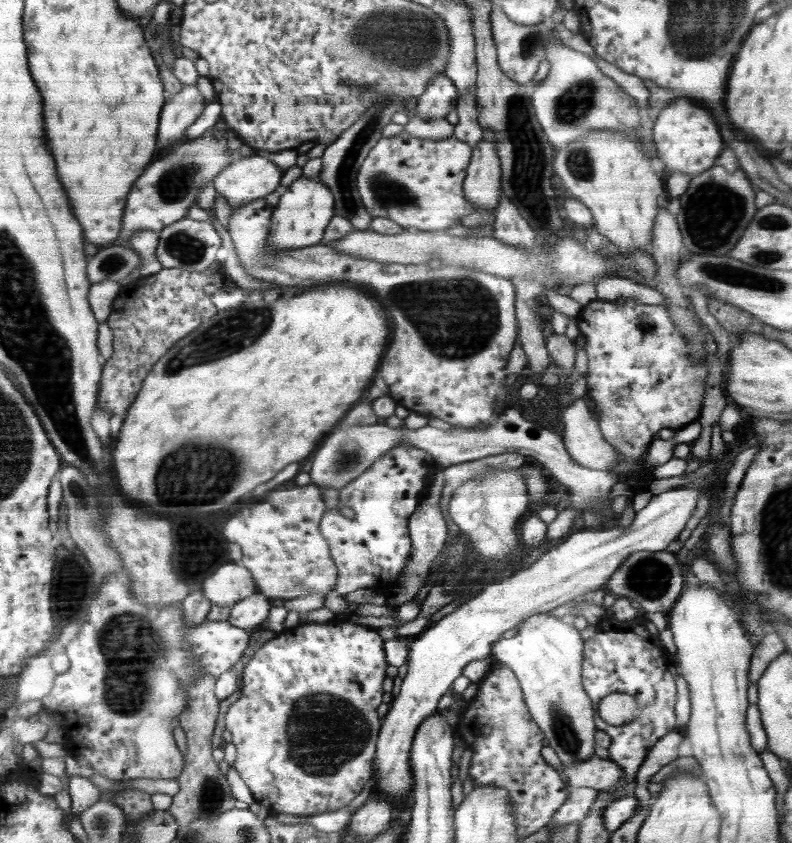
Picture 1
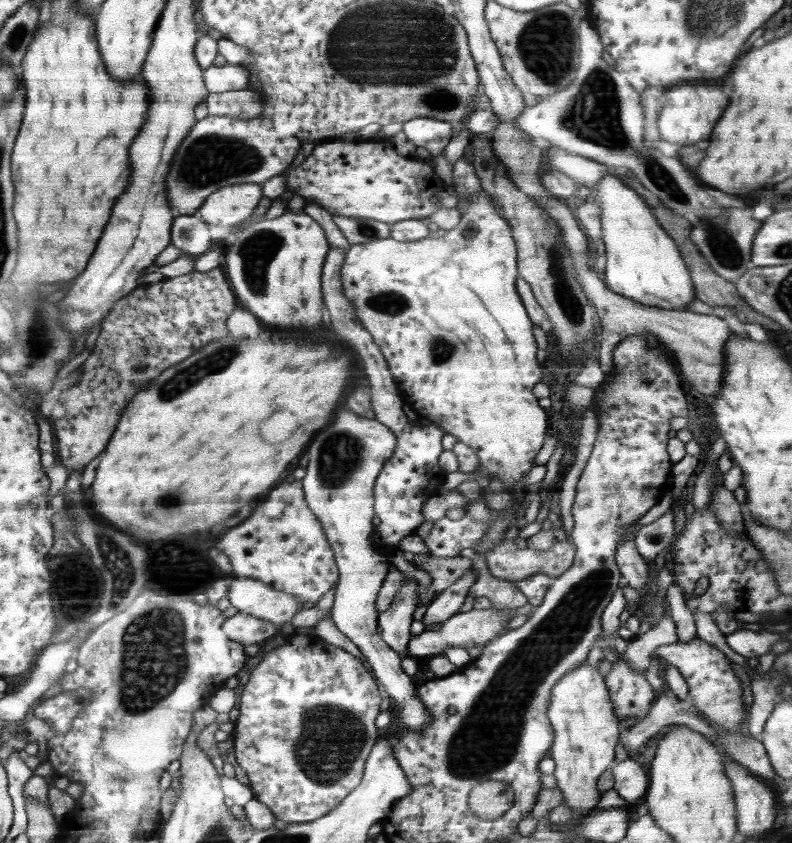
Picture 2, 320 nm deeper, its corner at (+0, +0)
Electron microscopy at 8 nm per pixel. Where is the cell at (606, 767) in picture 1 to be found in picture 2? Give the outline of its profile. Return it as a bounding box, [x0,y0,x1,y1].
[610,757,648,805]

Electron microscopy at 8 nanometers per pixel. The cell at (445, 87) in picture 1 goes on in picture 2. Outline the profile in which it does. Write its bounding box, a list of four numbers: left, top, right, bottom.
[403,117,453,168]

